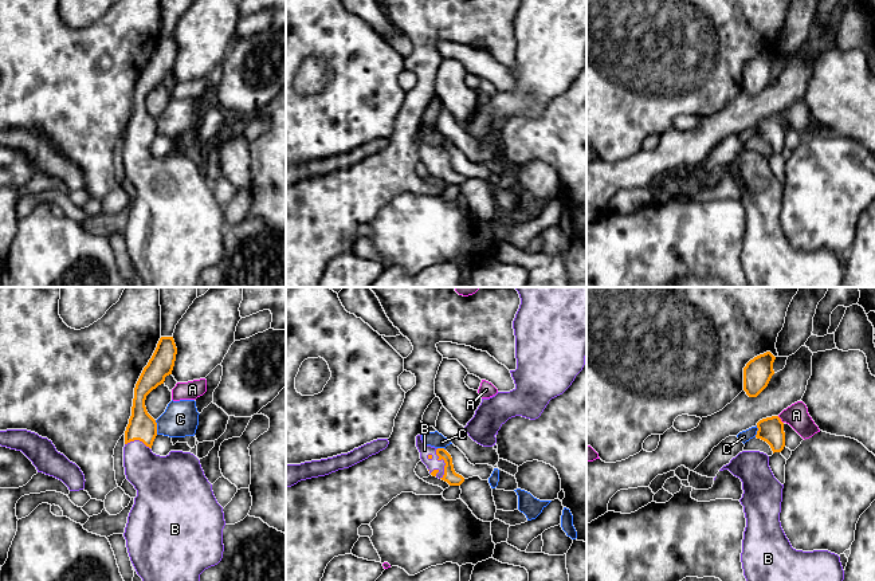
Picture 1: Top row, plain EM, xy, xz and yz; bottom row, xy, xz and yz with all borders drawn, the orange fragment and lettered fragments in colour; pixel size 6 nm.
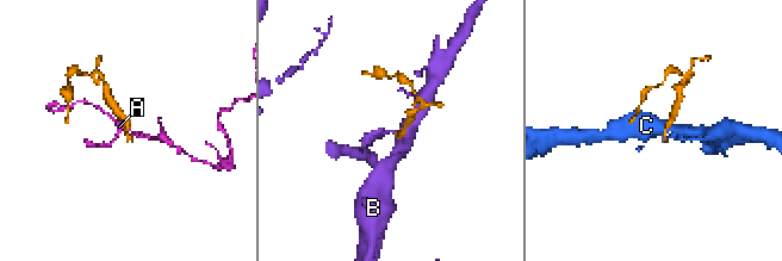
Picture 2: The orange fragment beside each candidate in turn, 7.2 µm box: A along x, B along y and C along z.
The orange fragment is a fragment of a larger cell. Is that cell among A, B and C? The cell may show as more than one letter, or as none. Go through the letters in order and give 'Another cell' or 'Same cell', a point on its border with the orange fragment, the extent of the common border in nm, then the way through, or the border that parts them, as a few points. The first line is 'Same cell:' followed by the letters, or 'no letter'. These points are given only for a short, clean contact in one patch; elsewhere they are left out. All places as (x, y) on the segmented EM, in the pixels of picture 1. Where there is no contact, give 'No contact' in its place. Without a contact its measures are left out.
Same cell: B
A: Another cell. Touches orange at yz (780, 420). Shared border 60 nm. Boundary: yz (777, 416), (783, 423)
B: Same cell. Touches orange at xz (444, 462). Shared border 190 nm. Path across: xz (450, 475), (444, 470), (444, 462), (424, 450)
C: Another cell. Touches orange at xy (156, 427). Shared border 90 nm. Boundary: xy (155, 420), (157, 434)

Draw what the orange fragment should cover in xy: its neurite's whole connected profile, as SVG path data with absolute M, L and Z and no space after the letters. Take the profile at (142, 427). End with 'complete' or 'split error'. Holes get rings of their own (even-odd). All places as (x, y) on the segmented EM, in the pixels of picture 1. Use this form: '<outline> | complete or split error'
M161 337L144 368L136 388L132 416L125 431L123 467L126 479L137 490L123 537L130 561L142 581L200 581L200 574L223 558L223 507L200 460L191 452L170 451L166 456L152 452L157 423L145 407L146 396L172 374L177 348L173 337Z | split error

